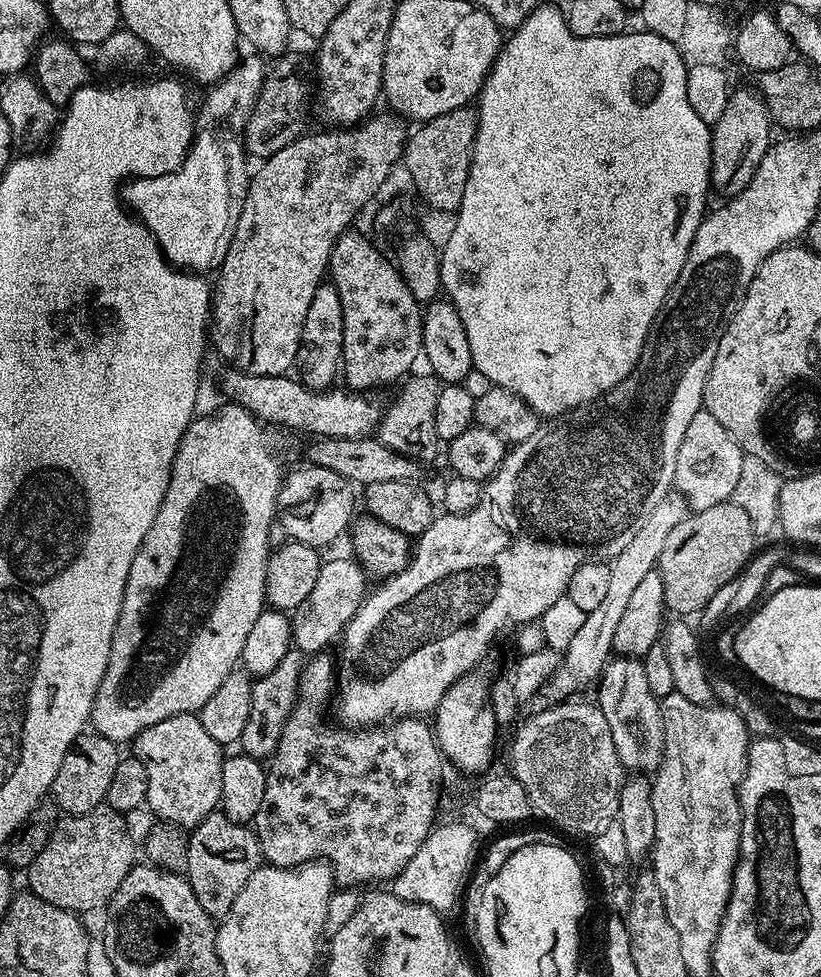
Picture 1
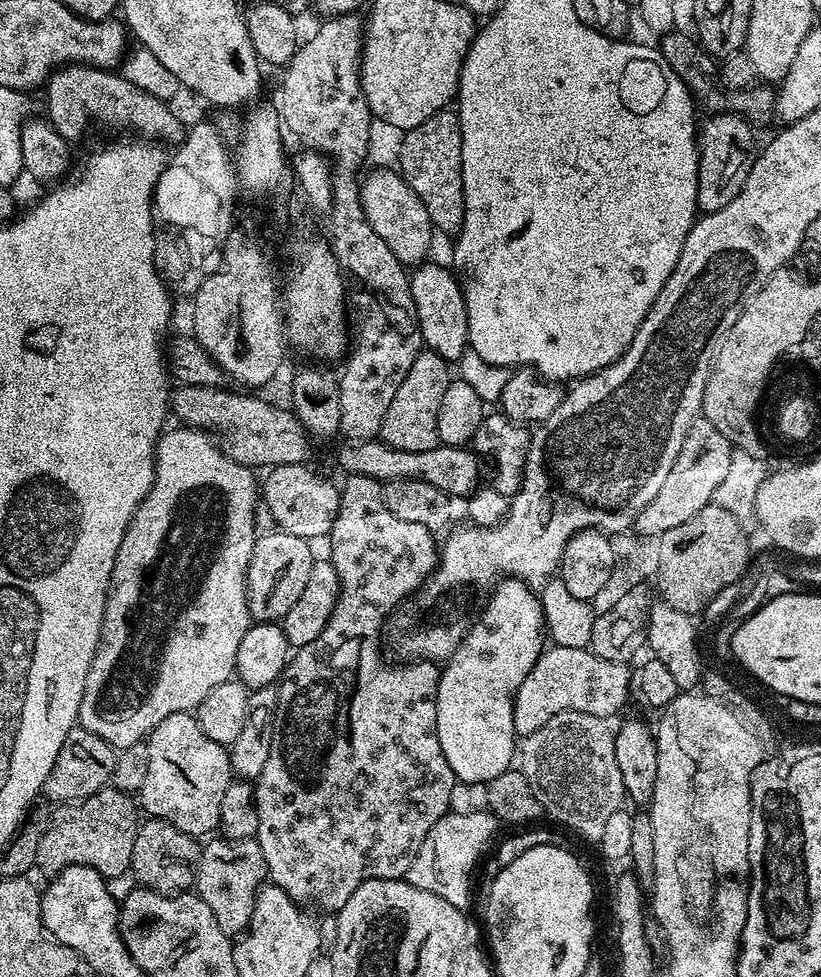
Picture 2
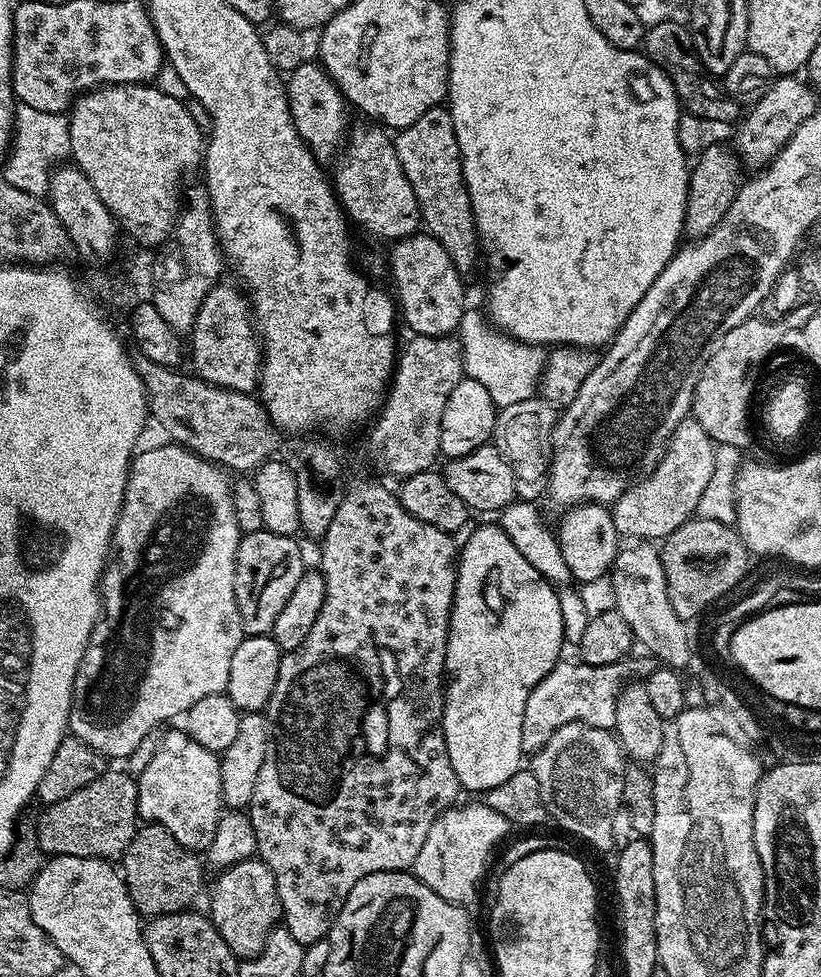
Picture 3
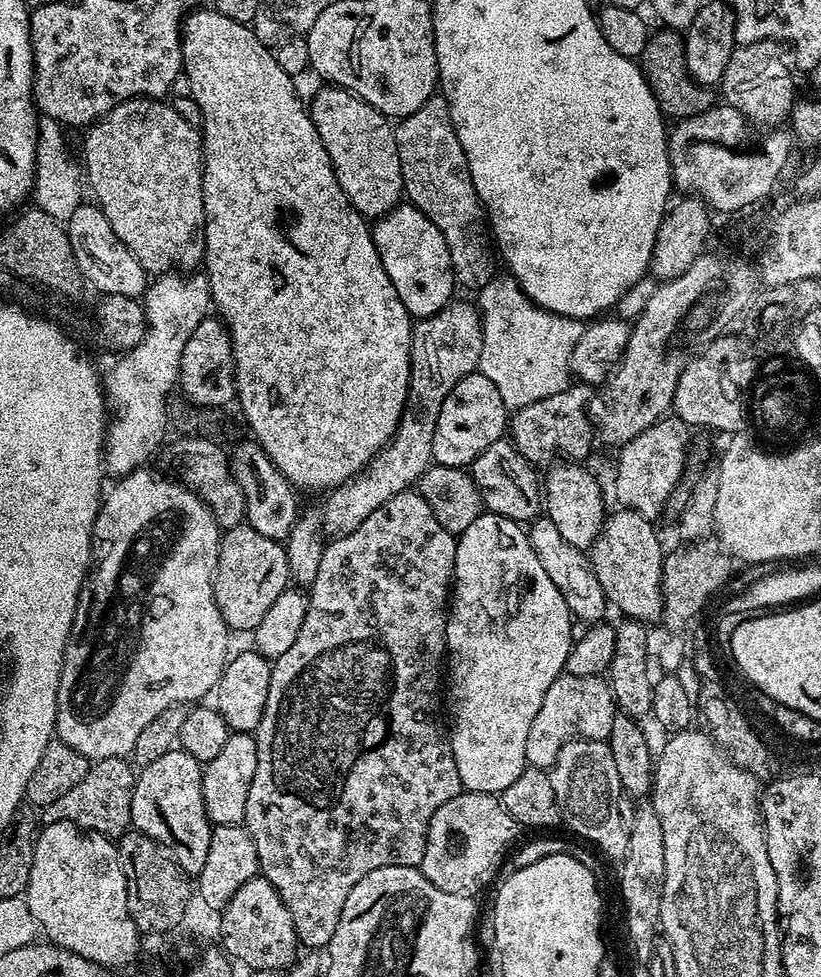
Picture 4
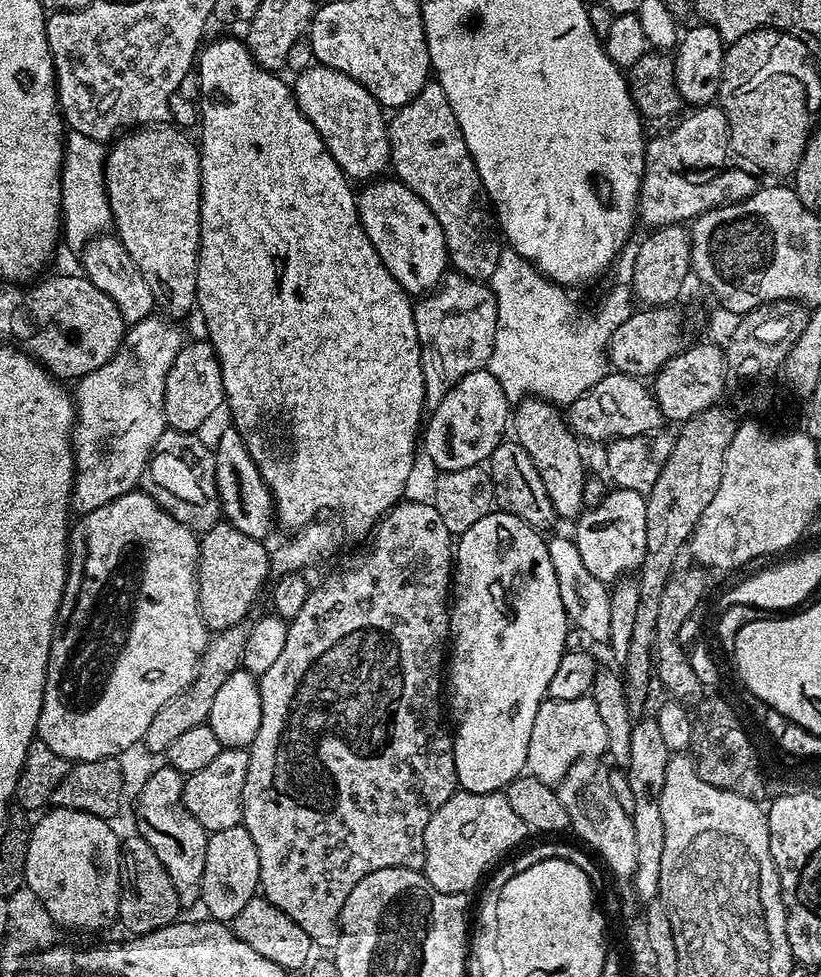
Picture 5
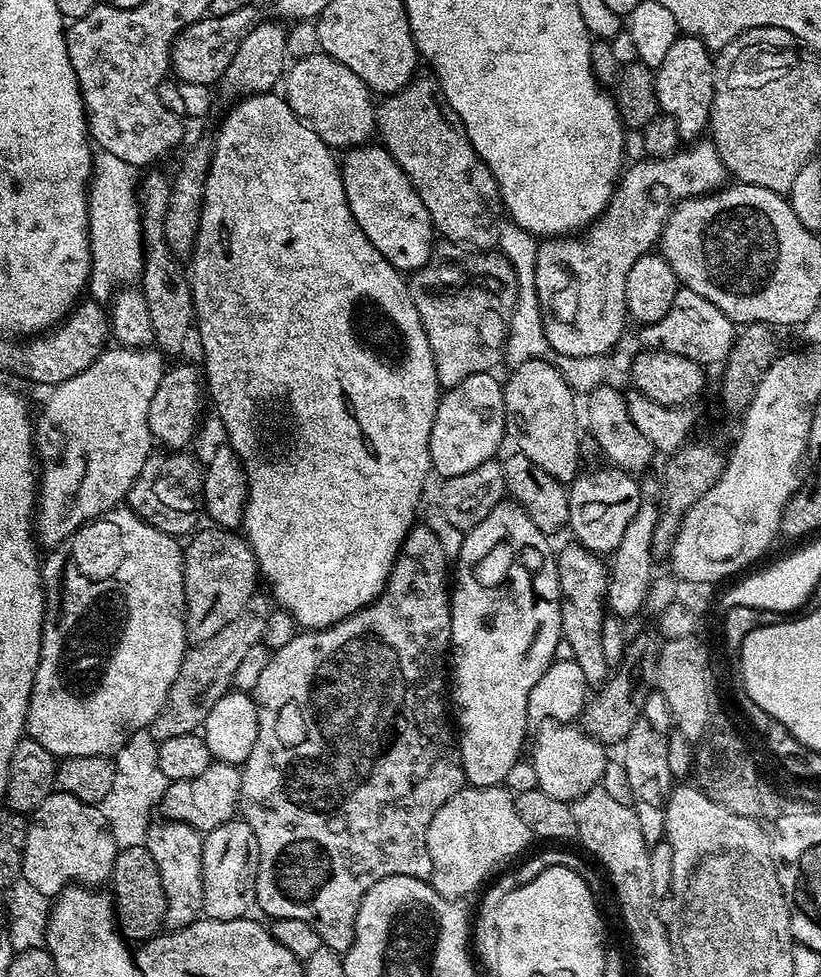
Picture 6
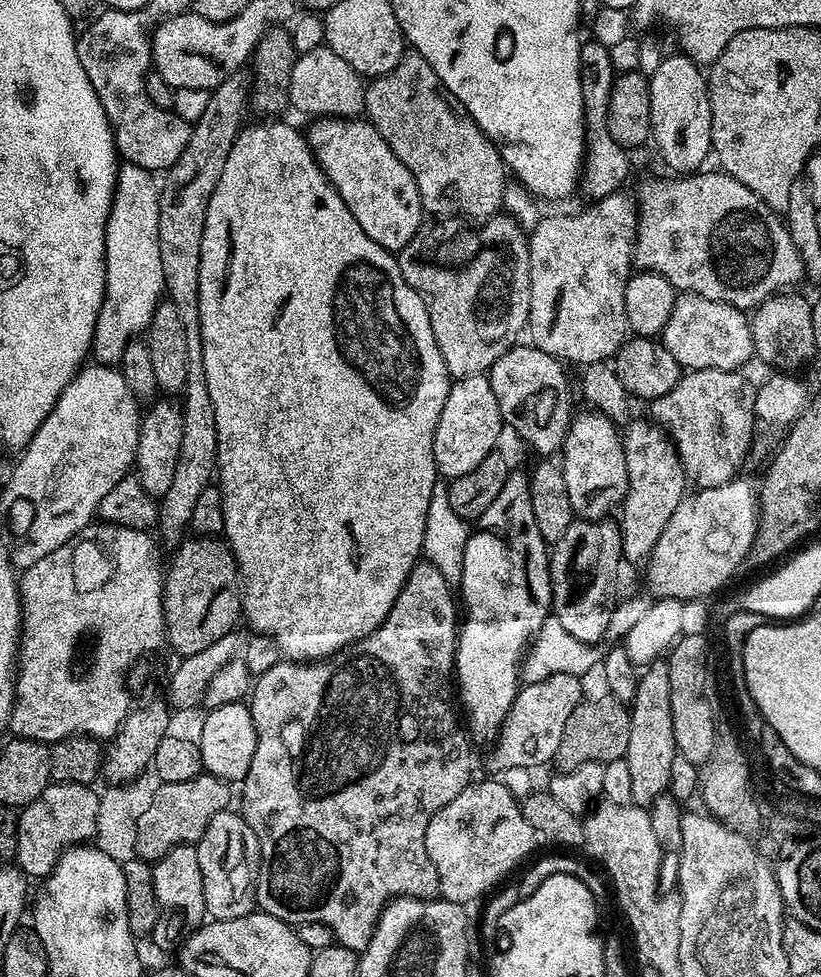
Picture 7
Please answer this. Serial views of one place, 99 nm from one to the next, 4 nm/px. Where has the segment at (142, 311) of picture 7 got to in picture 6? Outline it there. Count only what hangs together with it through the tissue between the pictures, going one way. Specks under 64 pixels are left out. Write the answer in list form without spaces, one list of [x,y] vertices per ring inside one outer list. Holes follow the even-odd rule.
[[[97,151],[92,158],[92,179],[88,181],[88,249],[92,273],[88,275],[87,291],[91,299],[97,302],[111,301],[117,289],[125,283],[123,280],[139,281],[144,270],[144,231],[140,225],[138,170],[130,162],[122,162],[122,158],[109,152]]]

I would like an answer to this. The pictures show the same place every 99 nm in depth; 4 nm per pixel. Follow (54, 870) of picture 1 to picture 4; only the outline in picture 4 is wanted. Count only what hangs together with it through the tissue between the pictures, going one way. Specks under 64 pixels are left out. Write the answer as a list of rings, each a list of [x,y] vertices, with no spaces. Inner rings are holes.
[[[123,756],[106,758],[89,763],[86,778],[78,782],[71,790],[66,790],[58,802],[42,809],[44,824],[53,824],[59,820],[69,820],[86,832],[97,832],[109,838],[119,838],[129,831],[132,822],[132,799],[137,773],[132,772],[133,765]]]

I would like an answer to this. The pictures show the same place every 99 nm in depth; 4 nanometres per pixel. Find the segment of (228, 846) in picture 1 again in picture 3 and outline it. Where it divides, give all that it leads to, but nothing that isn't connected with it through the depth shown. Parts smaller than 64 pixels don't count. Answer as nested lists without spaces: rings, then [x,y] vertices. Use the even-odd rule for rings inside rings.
[[[253,858],[223,869],[217,876],[220,877],[210,894],[208,917],[218,934],[222,934],[222,942],[230,946],[237,958],[257,956],[266,946],[266,938],[277,927],[282,916],[274,874],[263,860]]]

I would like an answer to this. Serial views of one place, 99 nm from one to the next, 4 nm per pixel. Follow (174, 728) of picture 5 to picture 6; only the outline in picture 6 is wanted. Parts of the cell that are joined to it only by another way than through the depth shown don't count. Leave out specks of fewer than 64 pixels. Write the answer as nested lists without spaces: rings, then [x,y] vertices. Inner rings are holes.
[[[255,594],[251,596],[246,606],[218,634],[193,643],[182,658],[182,666],[178,670],[178,678],[170,686],[166,694],[166,702],[162,710],[153,718],[147,730],[158,742],[166,738],[179,738],[182,734],[199,733],[206,722],[206,714],[233,687],[232,679],[238,674],[238,665],[250,646],[261,643],[266,630],[266,618],[274,610],[271,595]]]

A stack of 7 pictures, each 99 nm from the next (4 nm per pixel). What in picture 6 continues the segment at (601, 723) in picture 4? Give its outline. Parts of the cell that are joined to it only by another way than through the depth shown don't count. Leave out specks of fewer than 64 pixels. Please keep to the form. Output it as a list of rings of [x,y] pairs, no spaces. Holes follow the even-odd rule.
[[[552,722],[541,727],[537,732],[540,733],[537,734],[536,745],[532,748],[532,772],[536,775],[535,787],[550,794],[550,798],[571,802],[586,794],[586,790],[599,785],[610,756],[609,753],[604,753],[607,752],[605,745],[596,737],[589,736],[583,727],[572,722]]]

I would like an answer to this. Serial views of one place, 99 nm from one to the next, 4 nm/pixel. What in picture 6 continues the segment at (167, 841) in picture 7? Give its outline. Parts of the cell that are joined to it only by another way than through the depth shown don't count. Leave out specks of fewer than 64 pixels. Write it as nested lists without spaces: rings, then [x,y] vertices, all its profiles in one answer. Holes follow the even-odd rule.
[[[213,762],[198,774],[198,778],[173,780],[169,783],[165,794],[158,805],[163,819],[177,820],[197,828],[201,834],[207,834],[237,815],[240,806],[240,787],[242,778],[240,768],[235,764]]]

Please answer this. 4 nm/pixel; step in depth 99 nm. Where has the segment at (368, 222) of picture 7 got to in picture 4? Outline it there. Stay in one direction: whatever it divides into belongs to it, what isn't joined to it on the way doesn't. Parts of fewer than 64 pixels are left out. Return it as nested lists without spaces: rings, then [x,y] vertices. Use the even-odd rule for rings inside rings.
[[[401,202],[379,217],[371,229],[378,258],[382,258],[382,266],[390,282],[394,282],[394,290],[398,290],[398,298],[402,298],[402,306],[406,306],[409,316],[425,320],[452,303],[452,291],[457,291],[458,285],[452,273],[450,250],[446,238],[442,238],[442,230],[438,230],[422,210]]]

